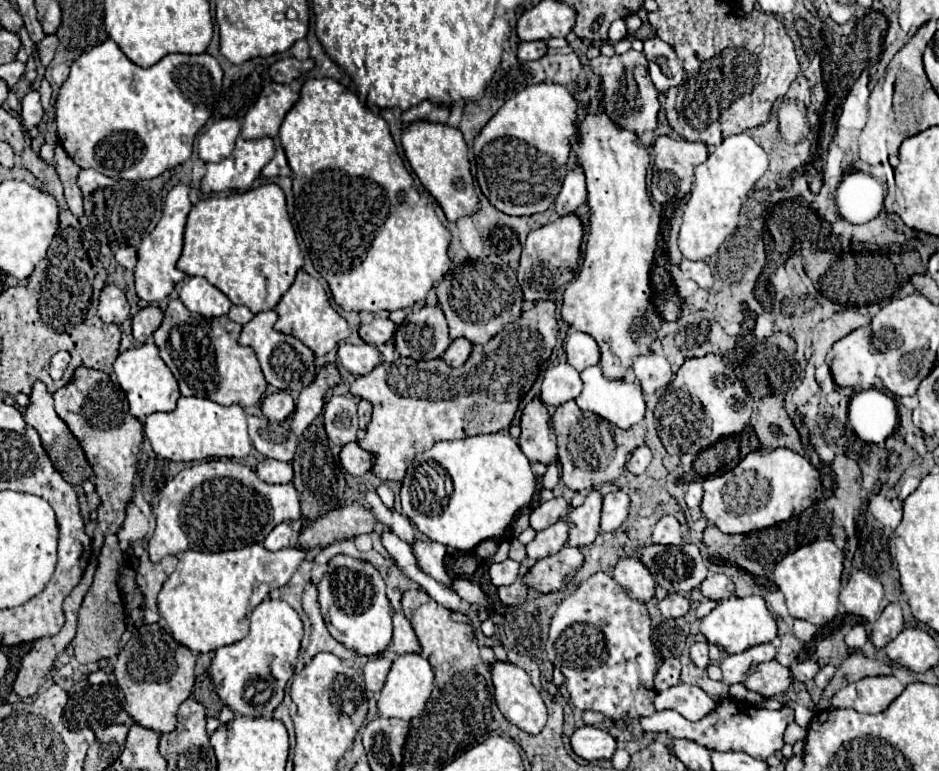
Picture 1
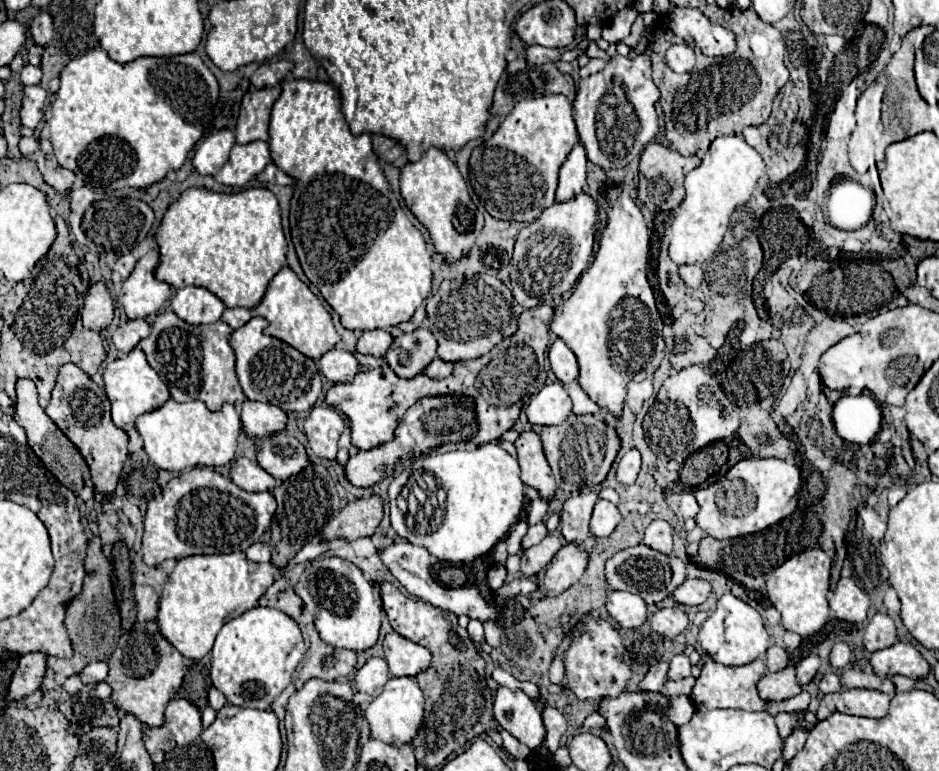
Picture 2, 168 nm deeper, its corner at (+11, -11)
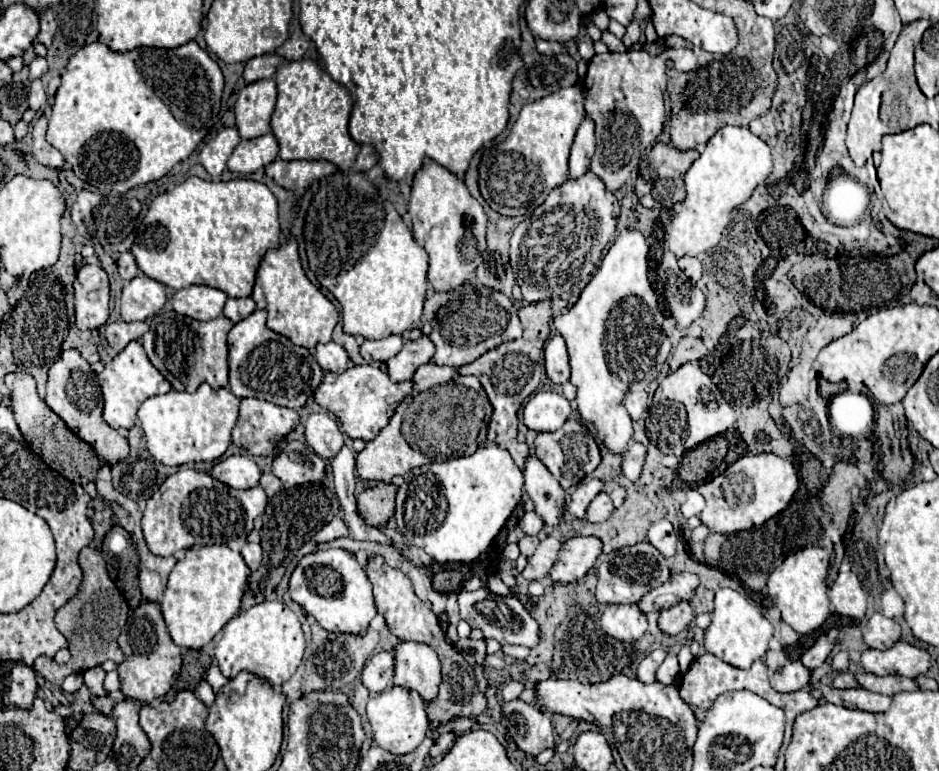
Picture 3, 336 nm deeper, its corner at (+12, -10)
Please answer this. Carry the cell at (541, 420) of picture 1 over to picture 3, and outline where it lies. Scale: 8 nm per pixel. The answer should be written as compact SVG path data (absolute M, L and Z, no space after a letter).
M534 453L526 457L524 479L526 493L534 501L534 511L546 525L558 525L564 513L564 489Z

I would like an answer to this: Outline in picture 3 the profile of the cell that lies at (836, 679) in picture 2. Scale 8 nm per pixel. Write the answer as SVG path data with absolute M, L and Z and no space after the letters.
M842 671L842 673L836 673L834 675L832 687L836 687L836 689L848 689L848 687L858 687L858 683L856 683L856 679L854 679L852 673Z

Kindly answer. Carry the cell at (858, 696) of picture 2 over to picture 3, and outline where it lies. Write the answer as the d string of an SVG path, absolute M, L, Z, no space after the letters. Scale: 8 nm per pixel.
M822 687L822 695L828 703L842 705L848 709L860 709L870 713L884 713L890 707L890 697L872 693L868 689L834 689L834 687Z

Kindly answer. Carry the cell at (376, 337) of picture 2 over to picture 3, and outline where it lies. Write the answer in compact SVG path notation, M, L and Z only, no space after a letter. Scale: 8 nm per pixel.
M390 335L384 339L366 339L360 345L360 353L366 361L388 361L392 355L396 355L402 349L402 337Z

